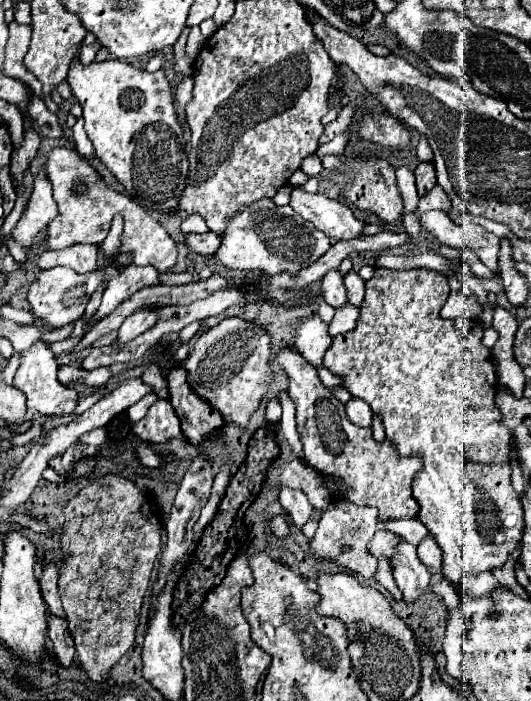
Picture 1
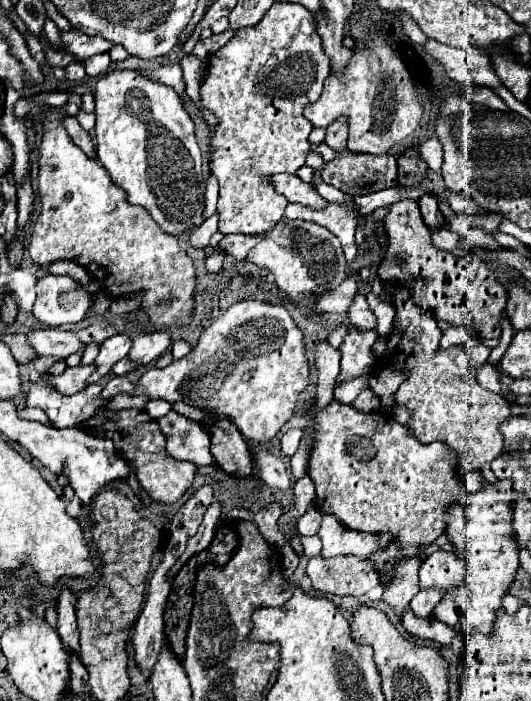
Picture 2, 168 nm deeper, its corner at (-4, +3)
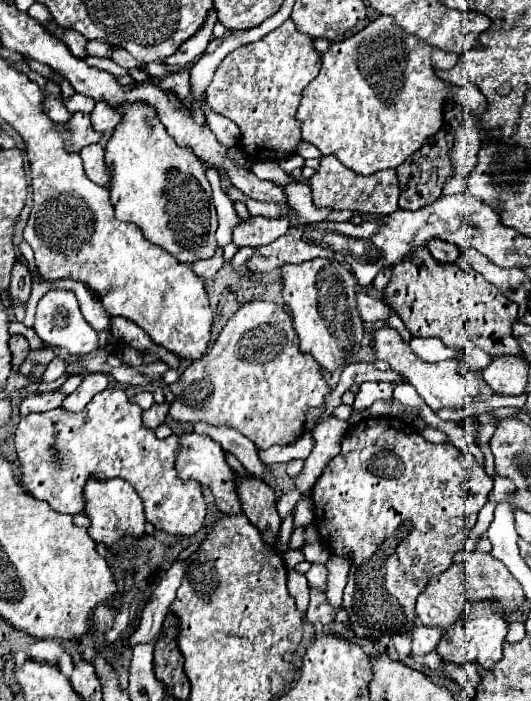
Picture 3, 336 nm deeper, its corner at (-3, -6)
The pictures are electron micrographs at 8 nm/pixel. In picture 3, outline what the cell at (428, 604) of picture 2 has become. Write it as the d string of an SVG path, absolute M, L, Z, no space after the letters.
M417 625L413 631L413 645L411 645L411 657L421 657L427 655L431 651L435 651L439 639L443 637L443 633L437 627L425 627L425 625Z

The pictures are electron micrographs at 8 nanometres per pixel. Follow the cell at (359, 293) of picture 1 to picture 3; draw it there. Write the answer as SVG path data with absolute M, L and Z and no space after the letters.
M287 183L287 185L281 185L281 189L287 193L287 201L289 205L297 211L299 219L305 221L305 223L311 223L311 221L323 221L331 209L317 209L311 201L311 189L309 185L305 183Z

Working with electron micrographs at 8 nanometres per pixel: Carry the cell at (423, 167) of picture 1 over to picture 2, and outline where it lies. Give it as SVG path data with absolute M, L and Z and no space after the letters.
M424 194L420 196L418 200L418 206L420 206L420 212L422 212L422 218L424 222L430 226L430 228L440 228L444 226L444 216L440 214L438 210L438 198L434 194Z

